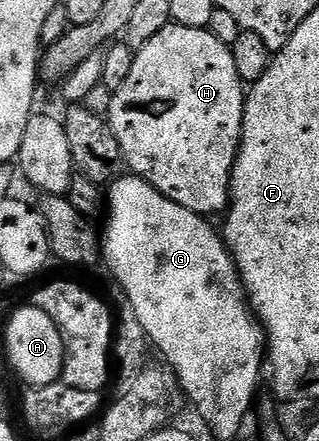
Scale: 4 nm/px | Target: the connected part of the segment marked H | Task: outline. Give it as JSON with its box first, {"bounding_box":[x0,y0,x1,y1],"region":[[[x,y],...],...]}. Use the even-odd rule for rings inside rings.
{"bounding_box":[108,23,244,214],"region":[[[169,23],[148,39],[133,57],[134,62],[126,69],[126,78],[113,90],[108,116],[110,135],[118,142],[125,168],[127,165],[133,176],[141,177],[160,191],[160,195],[180,207],[188,207],[188,211],[221,214],[228,205],[230,170],[241,134],[244,104],[244,82],[234,66],[230,45],[209,28],[193,29]]]}

